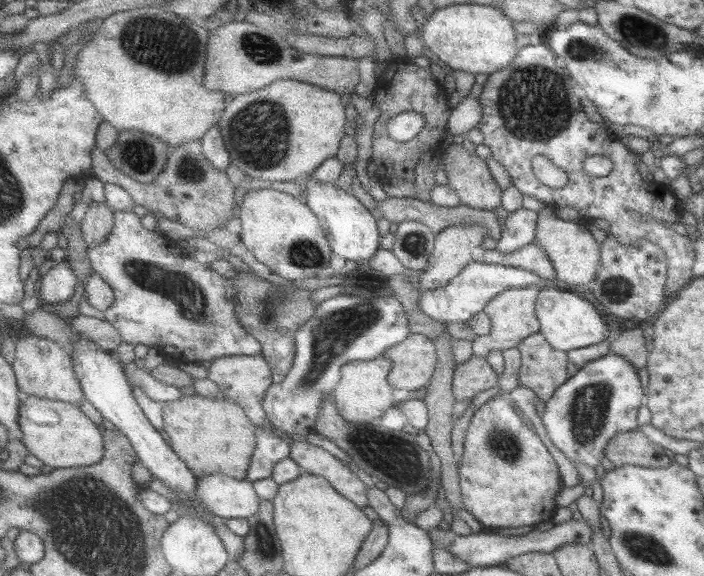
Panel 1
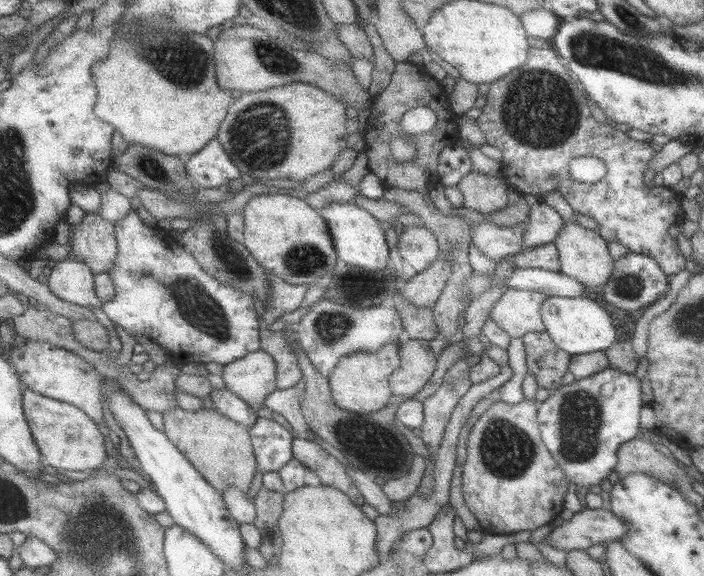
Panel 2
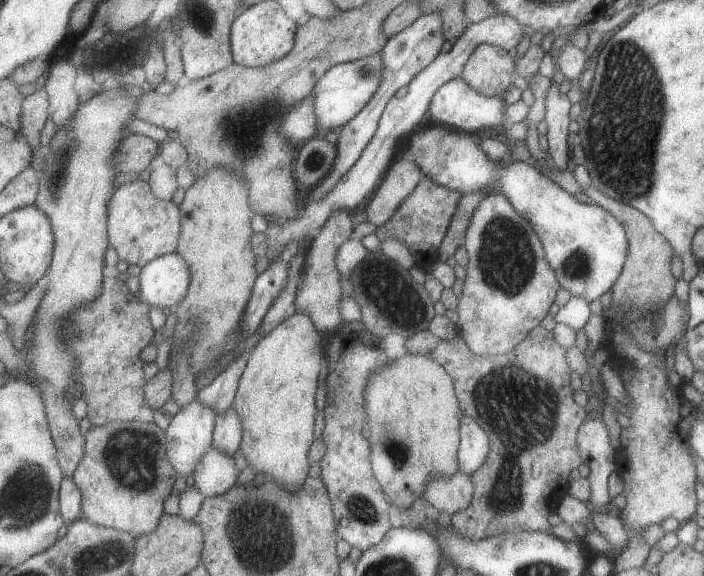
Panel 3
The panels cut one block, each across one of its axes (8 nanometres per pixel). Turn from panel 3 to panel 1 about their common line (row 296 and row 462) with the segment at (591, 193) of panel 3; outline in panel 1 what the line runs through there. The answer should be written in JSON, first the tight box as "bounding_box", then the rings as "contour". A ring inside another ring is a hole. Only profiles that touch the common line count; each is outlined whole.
{"bounding_box":[602,428,673,468],"contour":[[[639,428],[619,431],[602,450],[605,458],[615,467],[633,465],[645,468],[666,467],[673,459],[664,452],[664,448],[649,441]]]}

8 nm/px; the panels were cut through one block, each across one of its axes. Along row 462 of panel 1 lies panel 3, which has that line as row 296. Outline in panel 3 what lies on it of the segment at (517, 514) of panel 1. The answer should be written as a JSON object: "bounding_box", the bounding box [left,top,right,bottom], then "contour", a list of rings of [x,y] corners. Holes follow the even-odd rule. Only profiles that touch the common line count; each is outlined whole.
{"bounding_box":[457,193,560,356],"contour":[[[489,193],[483,197],[471,215],[465,229],[463,248],[467,253],[466,275],[457,303],[457,333],[467,348],[477,356],[505,355],[521,342],[527,333],[537,326],[553,304],[555,292],[560,286],[555,273],[545,258],[539,237],[532,226],[521,218],[511,203],[500,194]]]}

